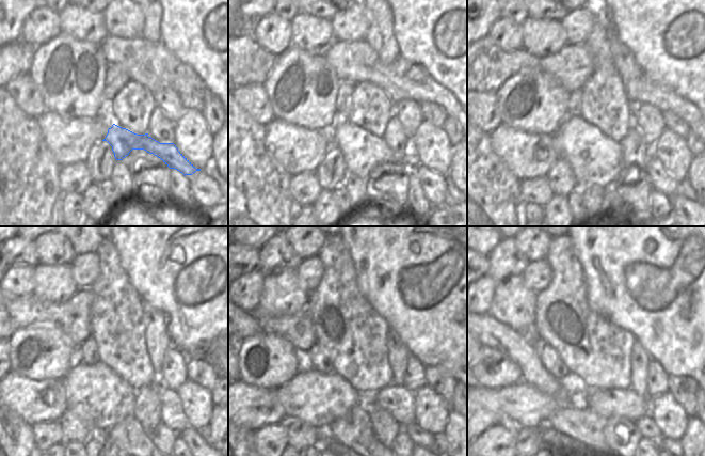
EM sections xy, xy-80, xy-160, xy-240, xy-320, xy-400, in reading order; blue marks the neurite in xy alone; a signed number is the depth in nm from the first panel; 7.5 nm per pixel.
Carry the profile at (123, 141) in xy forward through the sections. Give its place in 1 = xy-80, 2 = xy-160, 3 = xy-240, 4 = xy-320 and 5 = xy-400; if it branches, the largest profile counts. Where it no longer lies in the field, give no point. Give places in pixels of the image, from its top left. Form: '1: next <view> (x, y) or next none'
1: next xy-80 (362, 152)
2: next xy-160 (595, 159)
3: next xy-240 (100, 397)
4: next xy-320 (319, 399)
5: next xy-400 (526, 406)

